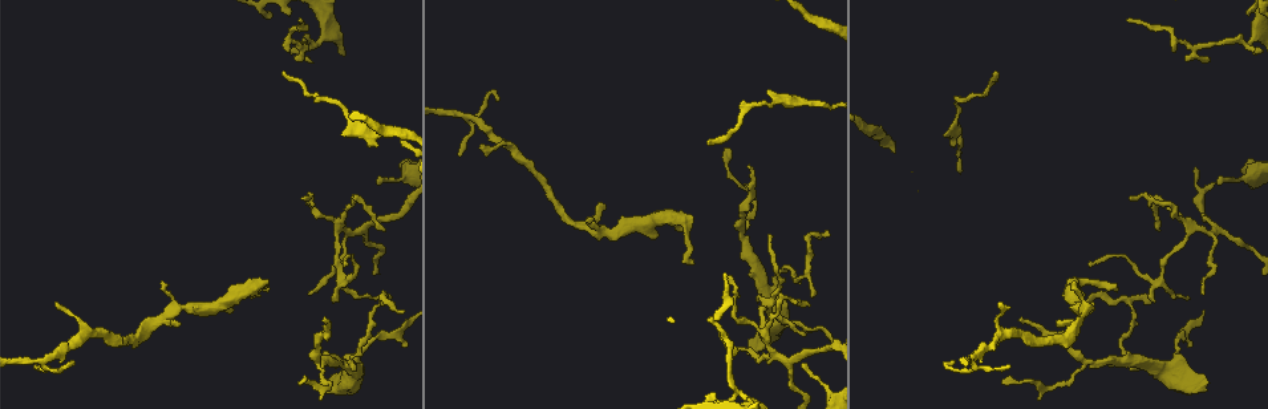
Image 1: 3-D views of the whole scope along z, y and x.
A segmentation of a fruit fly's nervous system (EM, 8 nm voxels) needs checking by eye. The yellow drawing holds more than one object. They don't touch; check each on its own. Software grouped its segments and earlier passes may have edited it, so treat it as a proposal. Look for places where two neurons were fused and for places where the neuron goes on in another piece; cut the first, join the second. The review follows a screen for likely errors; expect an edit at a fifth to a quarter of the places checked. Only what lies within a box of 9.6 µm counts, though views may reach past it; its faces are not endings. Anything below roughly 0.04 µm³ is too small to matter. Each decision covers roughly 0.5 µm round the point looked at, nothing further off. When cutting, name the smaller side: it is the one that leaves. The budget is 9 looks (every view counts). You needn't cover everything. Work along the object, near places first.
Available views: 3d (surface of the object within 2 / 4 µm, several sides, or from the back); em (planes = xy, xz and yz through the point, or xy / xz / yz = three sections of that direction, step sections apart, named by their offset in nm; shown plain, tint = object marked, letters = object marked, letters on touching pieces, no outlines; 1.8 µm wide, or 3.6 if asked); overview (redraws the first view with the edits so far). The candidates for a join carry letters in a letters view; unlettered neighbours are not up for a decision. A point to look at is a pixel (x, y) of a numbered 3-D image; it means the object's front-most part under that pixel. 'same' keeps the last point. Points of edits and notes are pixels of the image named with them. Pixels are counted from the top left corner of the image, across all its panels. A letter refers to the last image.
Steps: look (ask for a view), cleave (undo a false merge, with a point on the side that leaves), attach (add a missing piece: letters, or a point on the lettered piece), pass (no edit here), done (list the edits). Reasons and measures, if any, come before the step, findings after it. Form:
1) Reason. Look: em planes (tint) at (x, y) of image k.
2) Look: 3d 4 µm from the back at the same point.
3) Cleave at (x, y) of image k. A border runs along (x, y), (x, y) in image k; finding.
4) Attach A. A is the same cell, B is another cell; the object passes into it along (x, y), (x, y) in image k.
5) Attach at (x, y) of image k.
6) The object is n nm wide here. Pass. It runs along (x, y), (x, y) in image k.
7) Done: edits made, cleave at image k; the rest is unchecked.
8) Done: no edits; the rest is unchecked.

Free end. Look: em planes (letters) at (750, 166) of image 1.

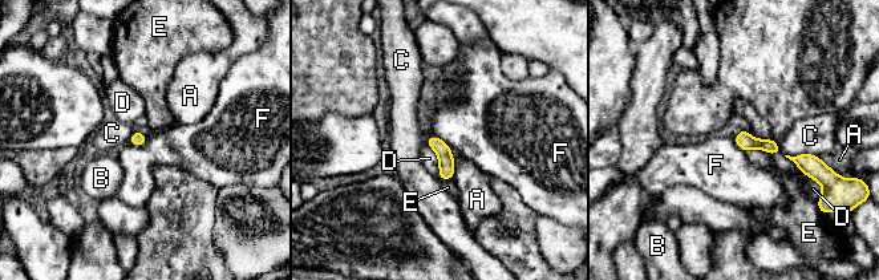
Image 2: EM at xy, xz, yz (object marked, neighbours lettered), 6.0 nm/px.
The longest contact is with D, 280 nm. Pass. A, B, C, D, E and F are other cells; a border runs along (428, 136), (441, 138), (452, 149) in image 2; none of them fits.

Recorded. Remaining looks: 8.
Thick turns thin. Look: em planes (letters) at (775, 279) of image 1.

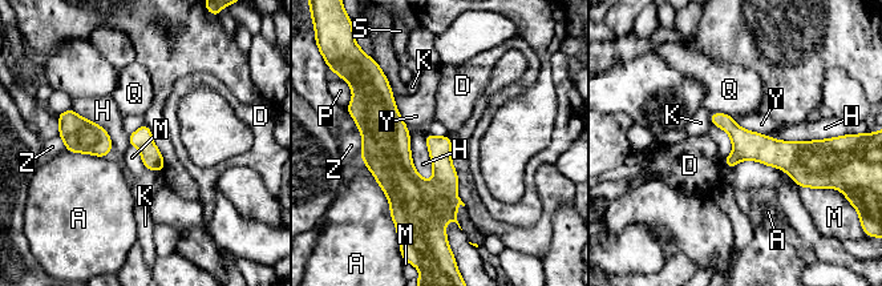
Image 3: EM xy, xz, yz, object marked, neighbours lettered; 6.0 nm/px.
Pass. A, D, H, K, M, P, Q, S, Y and Z are other cells; it runs along (385, 85), (387, 156), (433, 222) in image 3; continuous, no second neuron.

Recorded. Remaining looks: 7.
Abrupt turn. Look: em planes (letters) at (760, 336) of image 1.

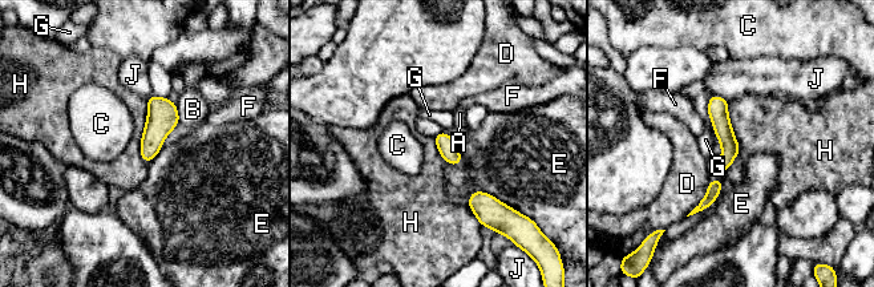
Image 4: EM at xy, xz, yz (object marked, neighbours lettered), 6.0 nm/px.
Pass. A, B, C, D, E, F, G, H and J are other cells; it runs along (715, 98), (727, 137), (723, 168) in image 4; continuous, no second neuron.

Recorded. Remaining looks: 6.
Thin end. Look: em yz step 4 (tint) at (1204, 60) of image 1.

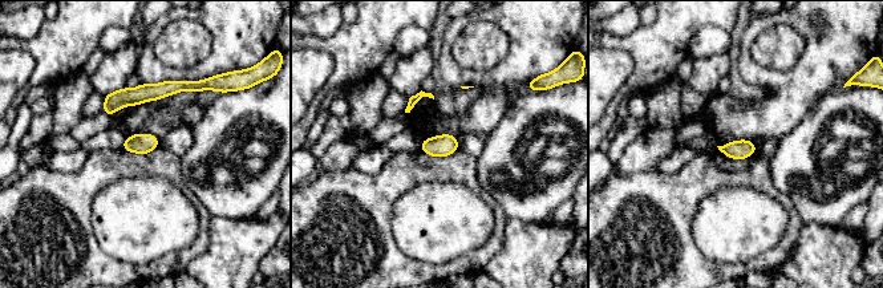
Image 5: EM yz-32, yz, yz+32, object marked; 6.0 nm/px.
Cut it another way. Look: em xy step 8 (letters) at the same point.

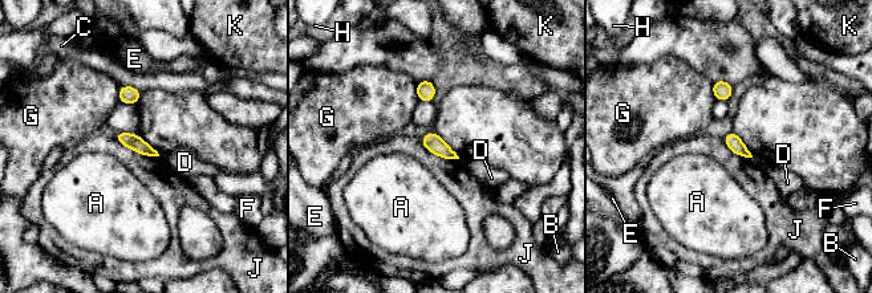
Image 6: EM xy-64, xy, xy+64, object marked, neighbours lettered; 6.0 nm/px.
The object is 90 nm wide here. Pass. A, B, C, D, E, F, G, H, J and K are other cells; a border runs along (113, 137), (138, 153), (159, 155) in image 6; no lettered piece goes on from it.

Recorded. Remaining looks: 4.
Done: no edits; the rest is unchecked.

